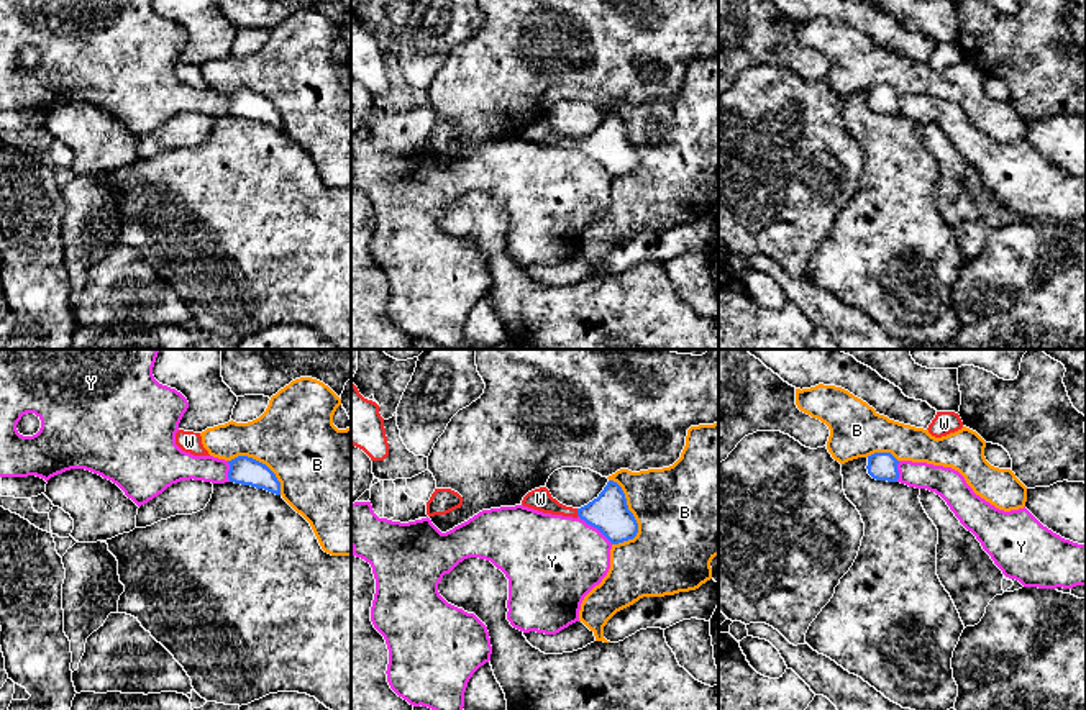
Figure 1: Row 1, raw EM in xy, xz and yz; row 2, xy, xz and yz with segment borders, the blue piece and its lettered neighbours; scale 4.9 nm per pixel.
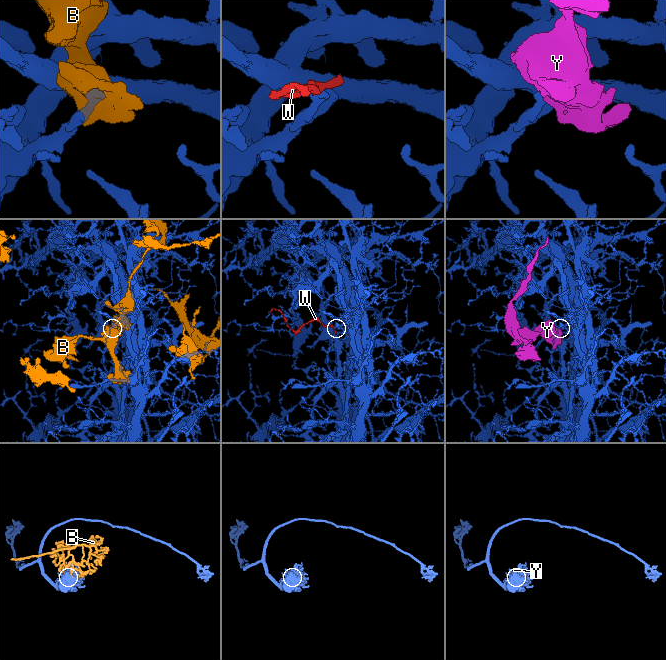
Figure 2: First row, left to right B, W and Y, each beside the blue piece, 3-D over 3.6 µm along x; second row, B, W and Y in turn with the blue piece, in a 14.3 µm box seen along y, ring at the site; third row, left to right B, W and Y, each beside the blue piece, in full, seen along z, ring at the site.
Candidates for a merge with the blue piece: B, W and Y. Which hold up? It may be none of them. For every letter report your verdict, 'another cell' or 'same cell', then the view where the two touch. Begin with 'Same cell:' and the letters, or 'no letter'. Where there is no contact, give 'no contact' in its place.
Same cell: W
B: another cell | xz
W: same cell | xz
Y: another cell | xz

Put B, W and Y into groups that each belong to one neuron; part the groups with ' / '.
B / W / Y

